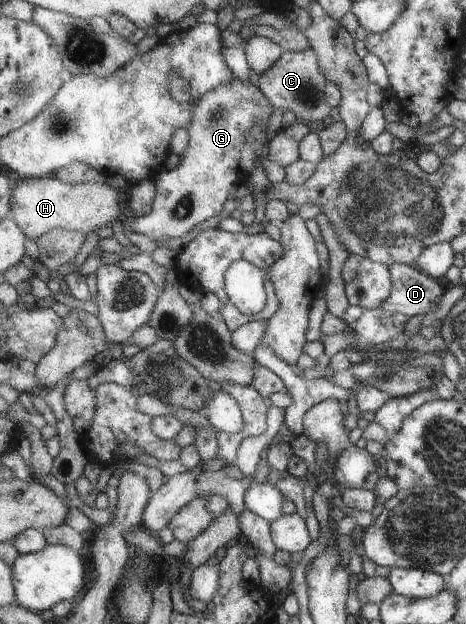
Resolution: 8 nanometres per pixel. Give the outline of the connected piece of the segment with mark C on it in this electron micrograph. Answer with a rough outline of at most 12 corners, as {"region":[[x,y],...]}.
{"region":[[310,46],[283,51],[258,74],[274,109],[320,122],[331,106],[327,78]]}

